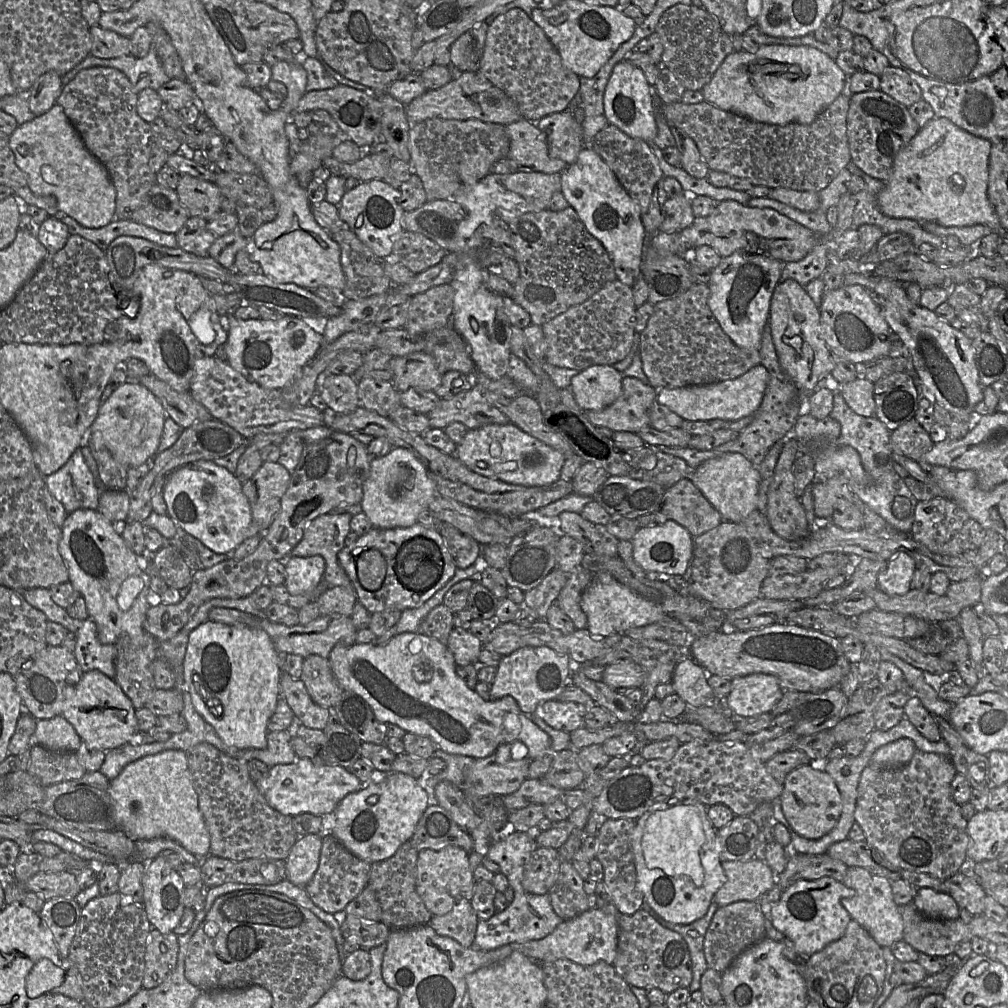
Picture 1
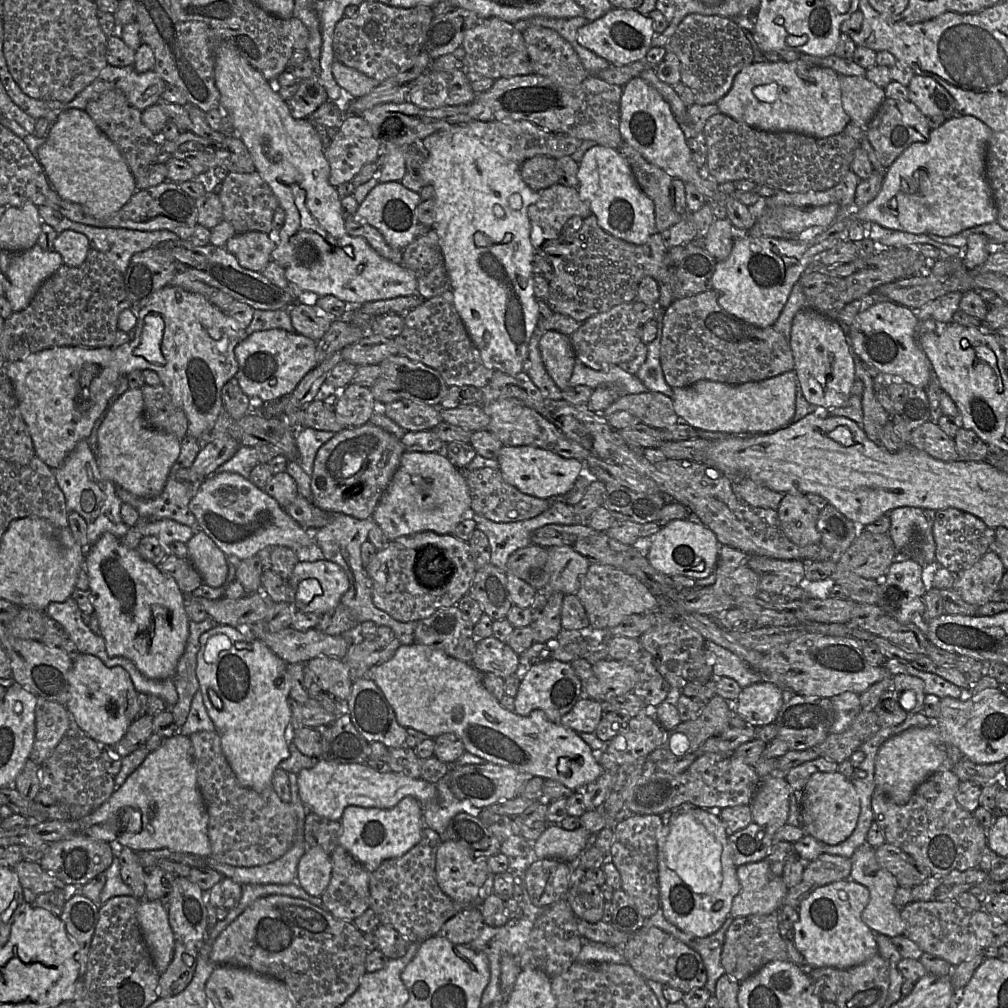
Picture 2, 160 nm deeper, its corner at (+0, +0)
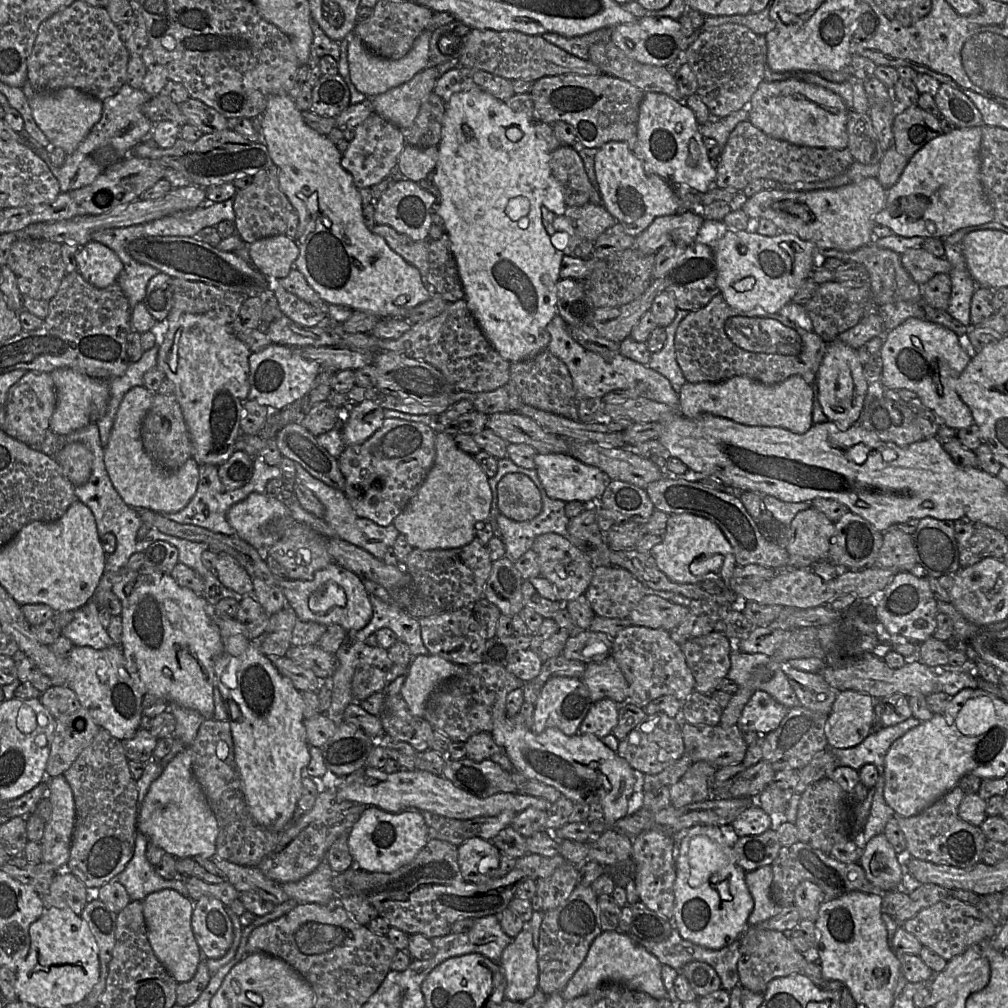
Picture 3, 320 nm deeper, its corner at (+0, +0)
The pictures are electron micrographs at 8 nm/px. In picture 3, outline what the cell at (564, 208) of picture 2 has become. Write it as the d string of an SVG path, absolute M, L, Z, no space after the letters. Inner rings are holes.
M588 202L581 206L568 206L563 215L552 221L551 238L557 249L569 255L583 241L595 241L616 223L602 204Z

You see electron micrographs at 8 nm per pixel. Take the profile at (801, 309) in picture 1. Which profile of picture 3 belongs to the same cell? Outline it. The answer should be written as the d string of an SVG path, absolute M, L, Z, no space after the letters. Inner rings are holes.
M835 339L827 343L823 360L818 369L815 383L812 386L817 391L817 399L828 420L845 431L856 424L864 409L868 381L865 377L857 350Z

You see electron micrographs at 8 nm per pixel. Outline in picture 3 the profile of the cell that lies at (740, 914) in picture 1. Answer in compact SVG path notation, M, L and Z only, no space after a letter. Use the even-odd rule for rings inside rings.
M747 927L740 937L738 974L741 987L752 992L763 993L773 979L793 974L804 974L808 958L798 951L783 932Z

